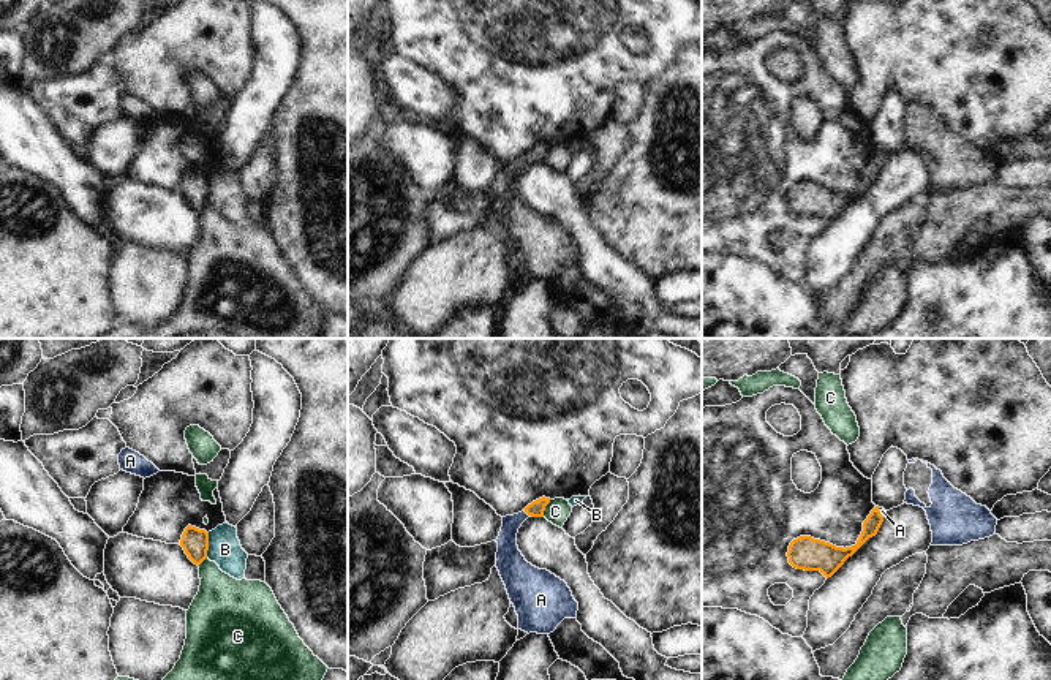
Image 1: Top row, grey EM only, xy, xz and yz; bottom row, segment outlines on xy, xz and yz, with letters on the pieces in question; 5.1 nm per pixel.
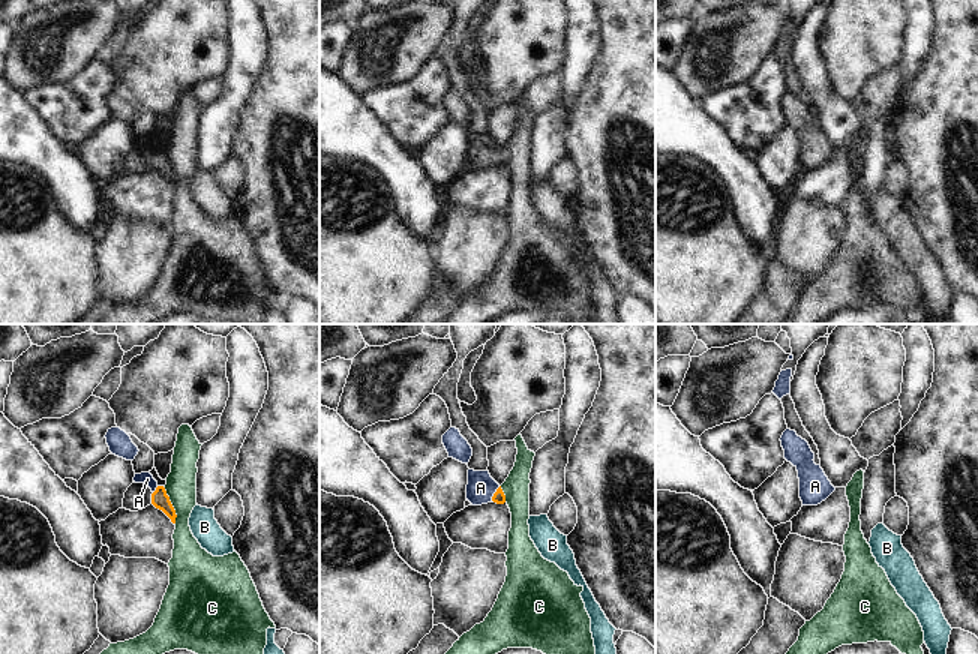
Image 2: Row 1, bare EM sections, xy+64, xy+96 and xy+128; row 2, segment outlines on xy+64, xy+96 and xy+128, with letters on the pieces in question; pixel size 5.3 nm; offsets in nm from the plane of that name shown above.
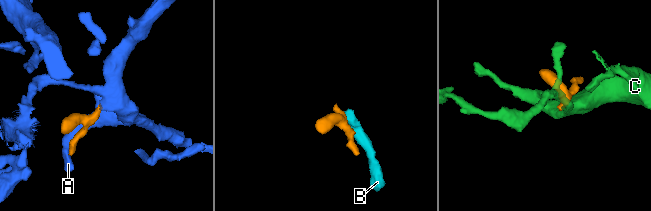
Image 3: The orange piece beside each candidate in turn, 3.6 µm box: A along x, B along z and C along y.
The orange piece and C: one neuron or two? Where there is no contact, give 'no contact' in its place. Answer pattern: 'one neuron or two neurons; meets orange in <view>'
two neurons; meets orange in xz

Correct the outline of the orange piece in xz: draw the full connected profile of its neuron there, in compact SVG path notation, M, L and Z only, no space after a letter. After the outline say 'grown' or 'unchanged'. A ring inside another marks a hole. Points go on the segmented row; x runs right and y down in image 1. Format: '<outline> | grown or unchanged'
M539 498L522 512L503 517L496 552L496 568L518 615L518 629L550 634L564 618L575 618L578 603L564 580L547 569L528 563L517 546L522 523L531 517L544 517L550 498Z | grown

